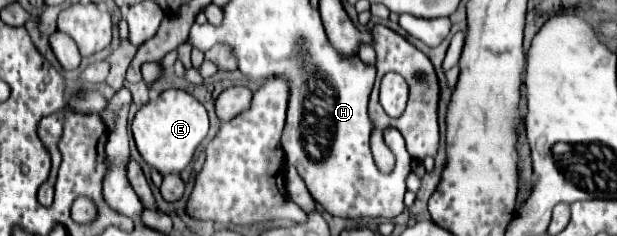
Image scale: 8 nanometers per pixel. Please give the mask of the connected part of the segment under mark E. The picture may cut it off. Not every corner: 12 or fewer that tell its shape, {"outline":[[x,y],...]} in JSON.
{"outline":[[166,89],[132,121],[142,159],[162,175],[190,165],[208,133],[198,99]]}

